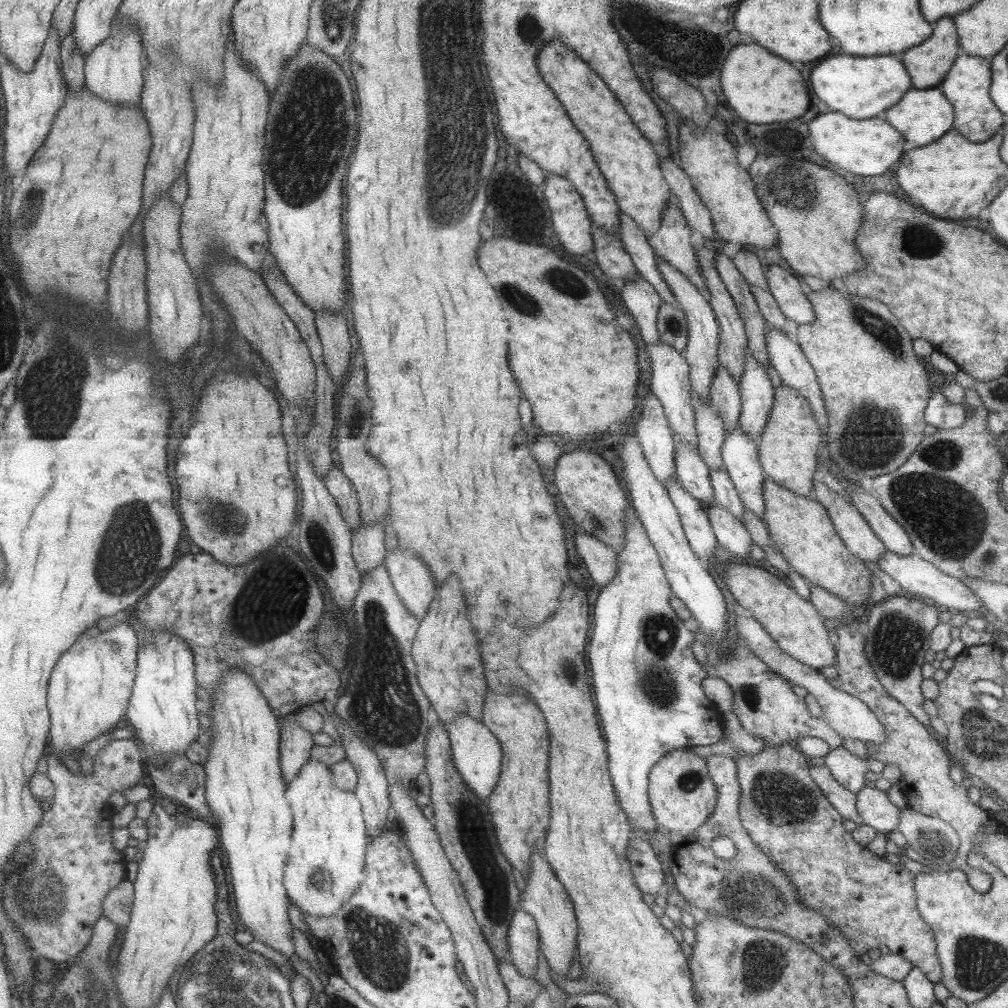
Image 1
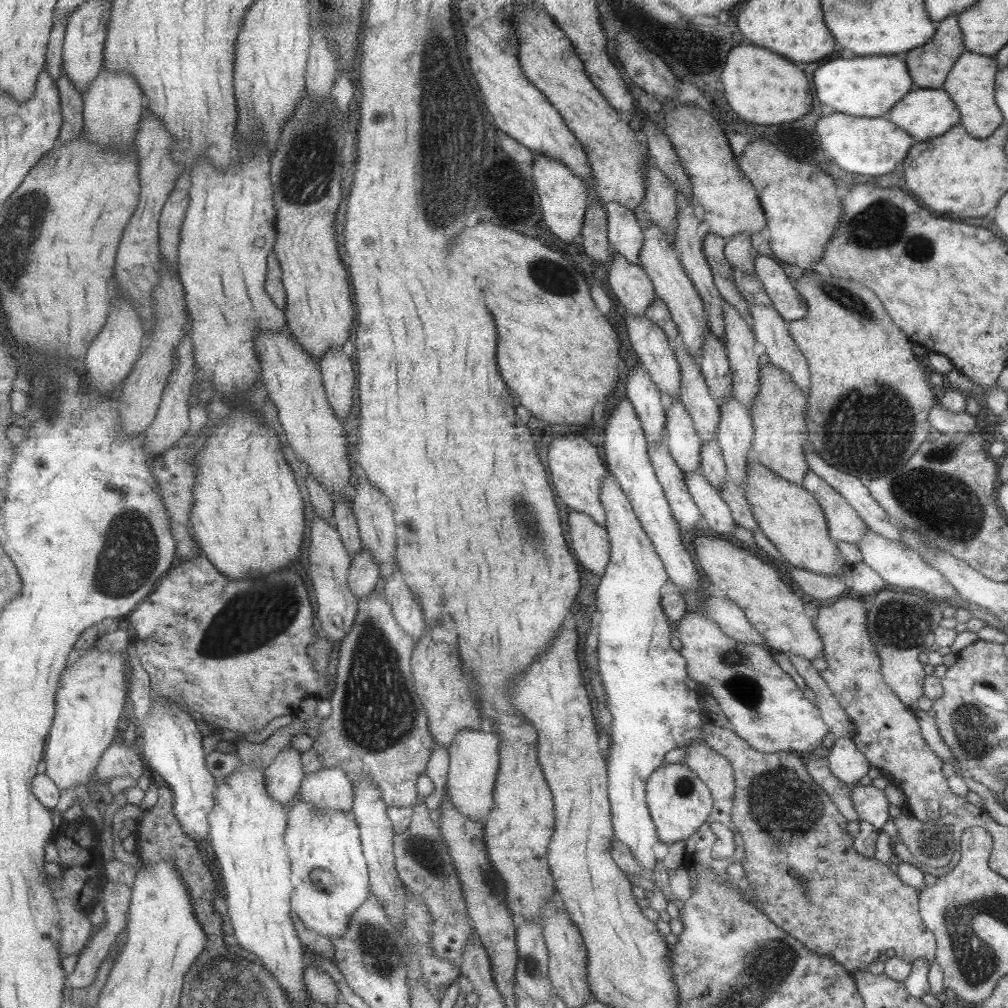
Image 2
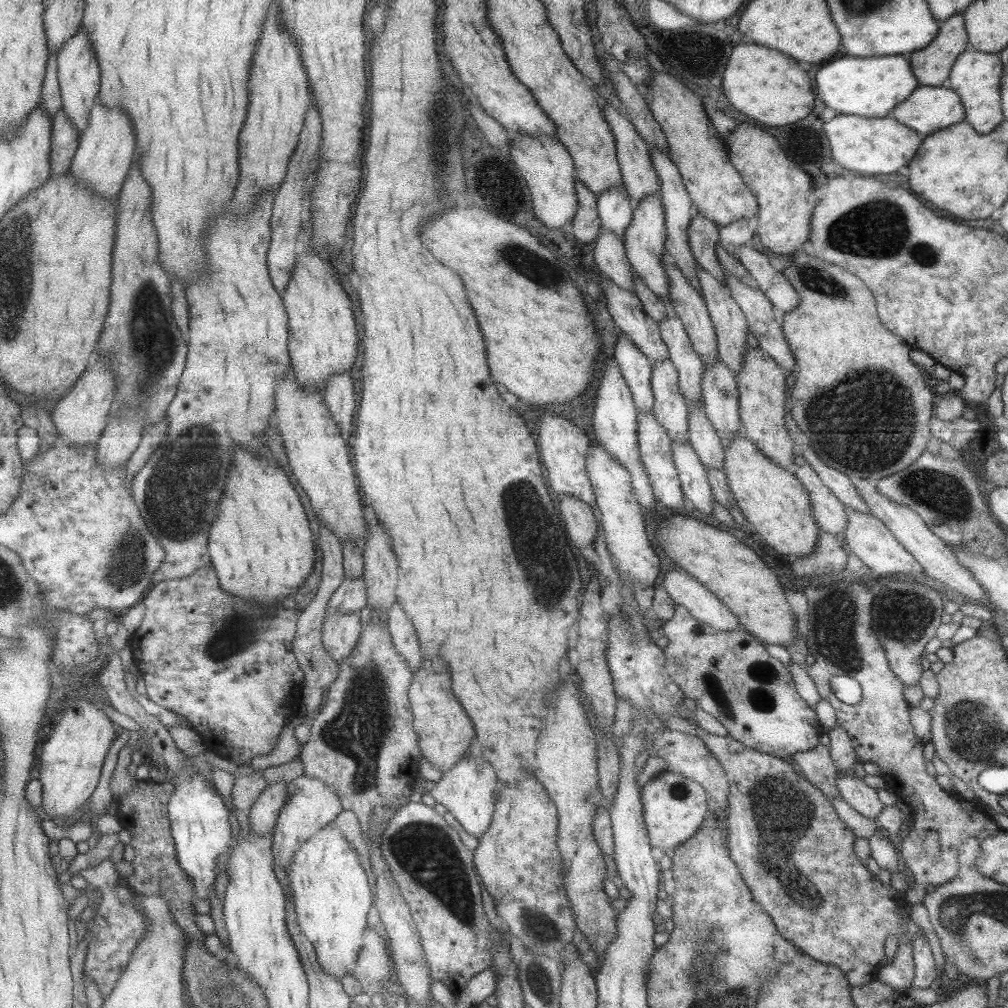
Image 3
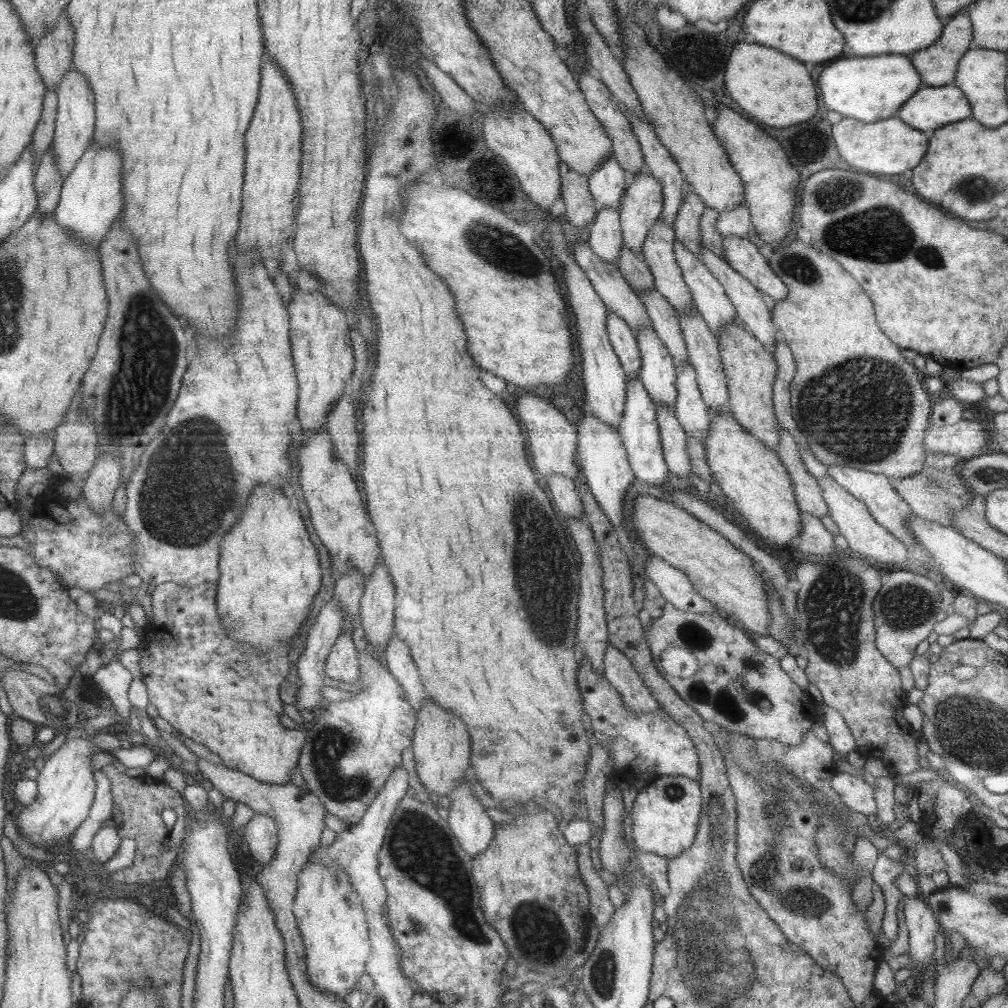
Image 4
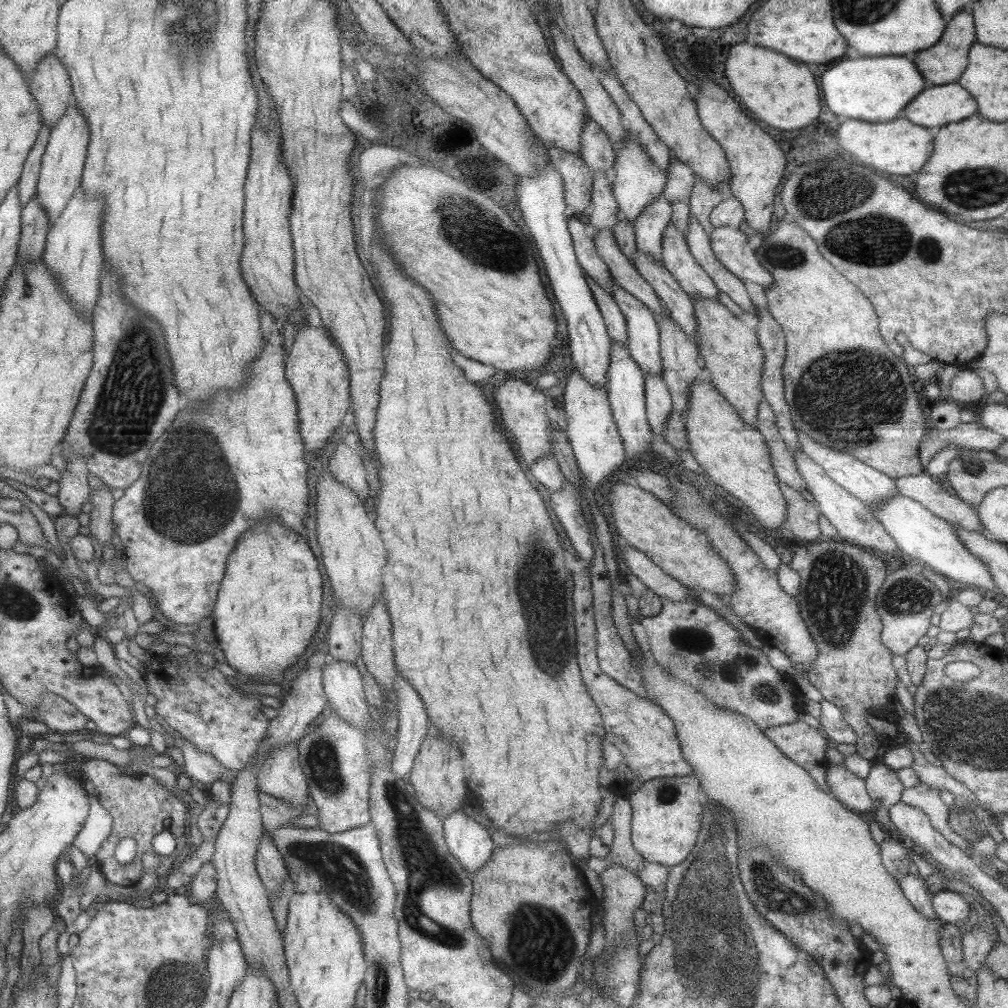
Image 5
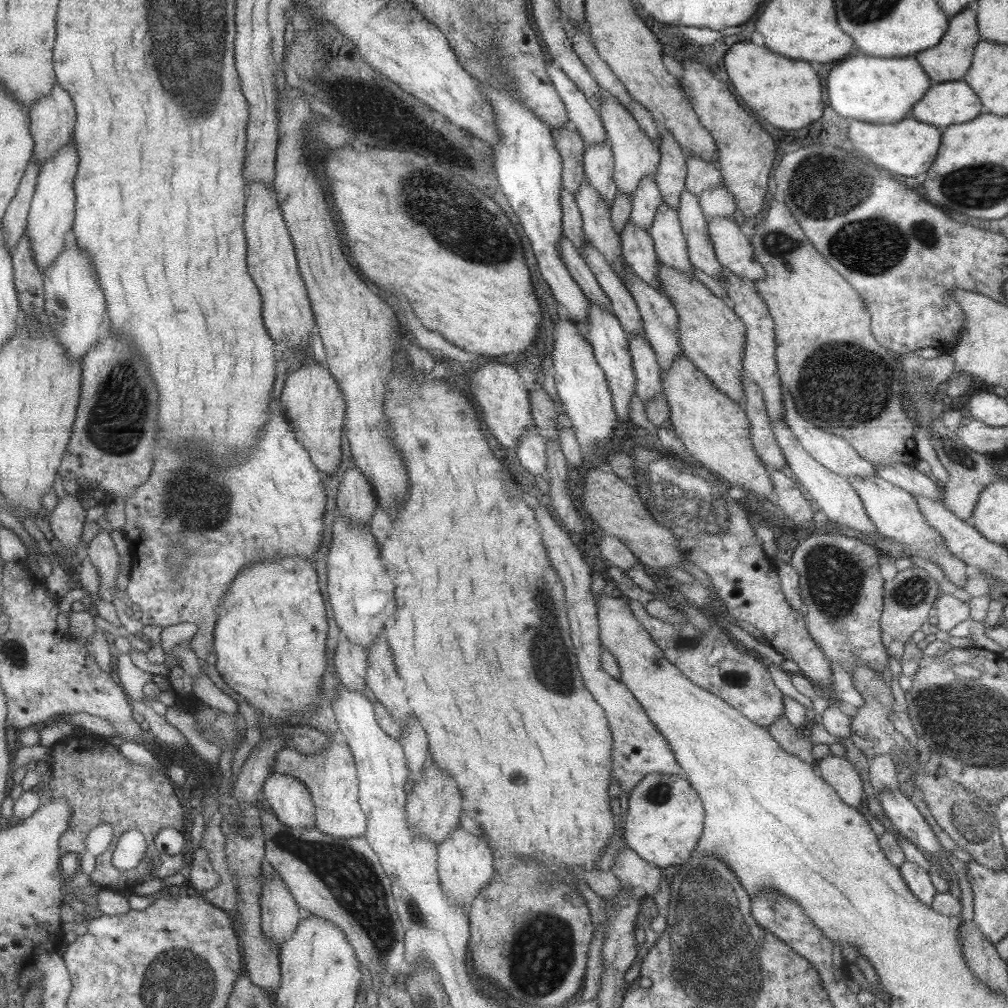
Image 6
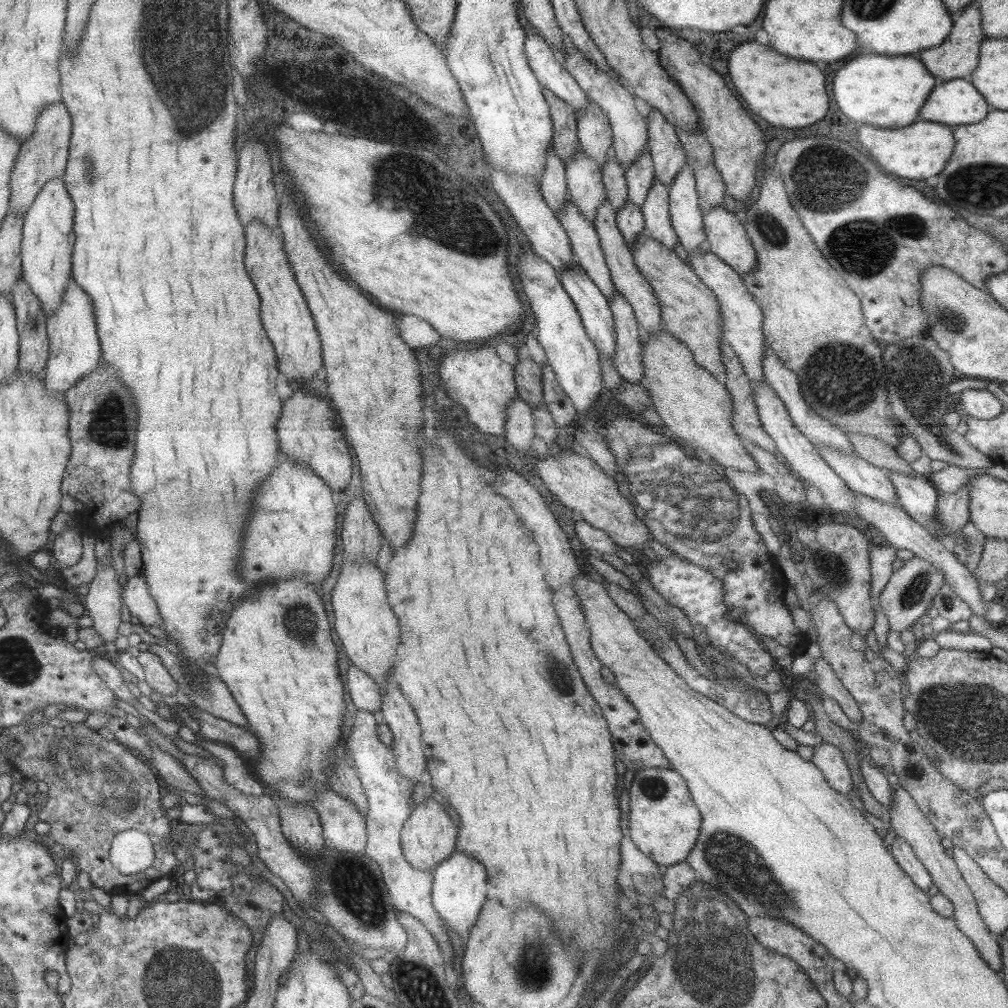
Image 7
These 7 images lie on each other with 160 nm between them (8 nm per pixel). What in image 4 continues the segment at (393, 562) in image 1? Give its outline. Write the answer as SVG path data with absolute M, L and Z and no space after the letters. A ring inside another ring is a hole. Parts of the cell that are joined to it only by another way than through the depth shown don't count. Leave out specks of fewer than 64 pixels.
M393 636L393 640L389 640L384 652L387 671L393 675L393 680L403 688L407 702L415 714L423 702L423 686L419 682L417 668L411 664L407 646L397 642L397 638Z

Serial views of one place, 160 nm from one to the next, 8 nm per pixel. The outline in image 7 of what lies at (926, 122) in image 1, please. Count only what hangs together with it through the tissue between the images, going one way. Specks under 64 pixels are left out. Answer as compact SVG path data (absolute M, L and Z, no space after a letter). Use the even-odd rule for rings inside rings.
M961 78L941 82L930 94L918 114L929 122L947 126L975 124L991 110L977 89Z

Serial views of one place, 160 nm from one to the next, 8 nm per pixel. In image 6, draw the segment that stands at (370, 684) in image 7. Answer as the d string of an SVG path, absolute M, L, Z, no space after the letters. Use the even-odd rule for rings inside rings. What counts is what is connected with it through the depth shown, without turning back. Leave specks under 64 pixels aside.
M339 632L333 666L336 674L347 690L361 692L365 688L365 668L367 665L367 652L364 648L351 644L345 635Z

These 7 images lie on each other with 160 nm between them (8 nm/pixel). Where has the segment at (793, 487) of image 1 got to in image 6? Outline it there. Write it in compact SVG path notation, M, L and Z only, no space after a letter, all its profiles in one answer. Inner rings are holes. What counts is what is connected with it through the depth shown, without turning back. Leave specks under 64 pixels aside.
M659 263L656 279L660 290L671 301L677 313L680 349L723 394L743 405L741 388L742 350L745 342L745 326L732 311L725 299L717 297L692 275Z

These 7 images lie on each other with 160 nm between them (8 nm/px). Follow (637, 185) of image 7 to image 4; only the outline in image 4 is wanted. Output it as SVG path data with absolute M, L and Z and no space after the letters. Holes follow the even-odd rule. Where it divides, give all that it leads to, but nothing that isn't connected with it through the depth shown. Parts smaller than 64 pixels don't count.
M660 214L647 231L640 254L652 274L654 289L667 299L677 313L682 313L695 306L677 266L673 241L674 230L661 220Z

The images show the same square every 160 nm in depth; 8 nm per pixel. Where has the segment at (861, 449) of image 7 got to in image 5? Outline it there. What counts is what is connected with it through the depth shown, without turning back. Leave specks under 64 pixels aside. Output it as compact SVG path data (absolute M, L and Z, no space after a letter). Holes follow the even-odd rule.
M923 472L920 475L900 476L894 478L894 483L896 492L901 496L920 502L953 527L961 526L961 530L977 532L990 538L977 518L976 509L956 495L949 495L931 475Z

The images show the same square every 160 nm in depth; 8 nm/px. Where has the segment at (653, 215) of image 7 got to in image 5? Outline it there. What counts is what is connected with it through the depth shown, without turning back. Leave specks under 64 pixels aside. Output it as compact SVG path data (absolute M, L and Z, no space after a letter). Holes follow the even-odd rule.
M669 221L662 232L660 262L691 297L717 300L718 288L691 256L684 235Z

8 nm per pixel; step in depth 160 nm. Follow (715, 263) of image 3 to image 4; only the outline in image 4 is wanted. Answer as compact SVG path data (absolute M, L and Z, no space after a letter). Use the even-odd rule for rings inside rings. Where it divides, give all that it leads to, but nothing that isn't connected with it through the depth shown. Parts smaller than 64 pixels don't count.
M685 185L683 198L676 210L672 229L674 240L679 241L687 250L690 250L697 258L700 258L700 232L699 216L706 206Z

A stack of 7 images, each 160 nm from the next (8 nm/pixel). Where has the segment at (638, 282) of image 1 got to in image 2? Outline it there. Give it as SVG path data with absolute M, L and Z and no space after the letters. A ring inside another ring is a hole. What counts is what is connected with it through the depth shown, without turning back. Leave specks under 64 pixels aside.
M611 250L607 264L607 282L625 312L643 315L654 296L649 277L639 266L629 262L617 251Z

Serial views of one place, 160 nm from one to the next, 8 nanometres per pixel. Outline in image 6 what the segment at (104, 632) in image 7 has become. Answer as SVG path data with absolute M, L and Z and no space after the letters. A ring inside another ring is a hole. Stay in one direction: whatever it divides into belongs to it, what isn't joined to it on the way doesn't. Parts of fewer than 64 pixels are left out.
M103 525L85 548L89 563L97 571L99 579L99 594L95 595L94 599L99 598L104 603L111 603L113 599L111 591L116 586L115 580L118 574L118 555L109 533L110 530Z

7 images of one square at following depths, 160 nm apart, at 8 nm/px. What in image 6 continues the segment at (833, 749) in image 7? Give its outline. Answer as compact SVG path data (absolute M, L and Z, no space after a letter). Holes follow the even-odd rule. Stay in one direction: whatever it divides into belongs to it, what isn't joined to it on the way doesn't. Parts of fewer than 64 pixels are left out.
M827 755L816 763L820 777L837 793L840 800L851 807L859 807L865 798L862 782L854 766L846 758Z

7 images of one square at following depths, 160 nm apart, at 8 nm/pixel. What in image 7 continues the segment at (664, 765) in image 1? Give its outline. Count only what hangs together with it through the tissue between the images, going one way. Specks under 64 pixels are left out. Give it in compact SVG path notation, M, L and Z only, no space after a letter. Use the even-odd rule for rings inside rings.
M670 767L635 769L629 788L628 833L635 846L665 867L683 862L699 836L701 818L683 777Z

